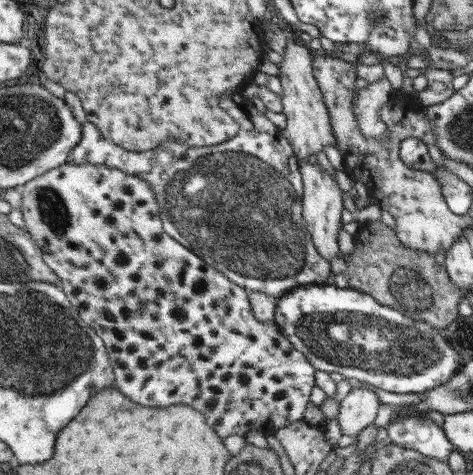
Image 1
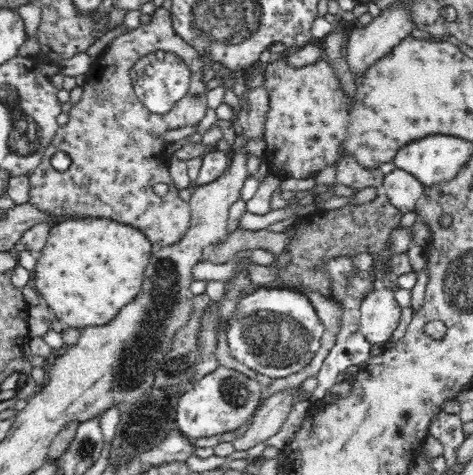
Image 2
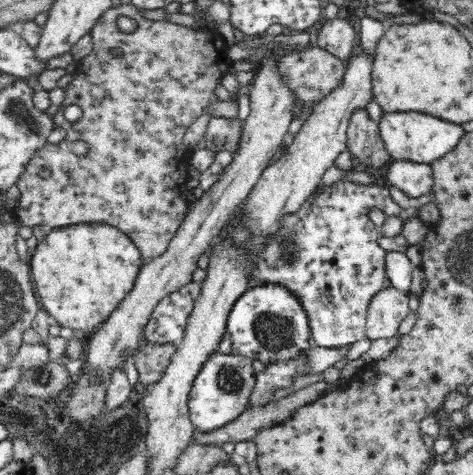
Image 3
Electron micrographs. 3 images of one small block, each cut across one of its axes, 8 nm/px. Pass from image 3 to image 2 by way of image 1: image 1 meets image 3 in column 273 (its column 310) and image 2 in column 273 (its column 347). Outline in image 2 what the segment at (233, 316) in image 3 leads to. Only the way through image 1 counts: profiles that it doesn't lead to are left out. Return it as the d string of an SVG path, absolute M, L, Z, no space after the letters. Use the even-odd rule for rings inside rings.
M256 288L242 298L236 314L226 324L232 358L272 380L284 380L286 376L310 366L320 348L322 334L324 326L310 300L304 292L294 288Z

